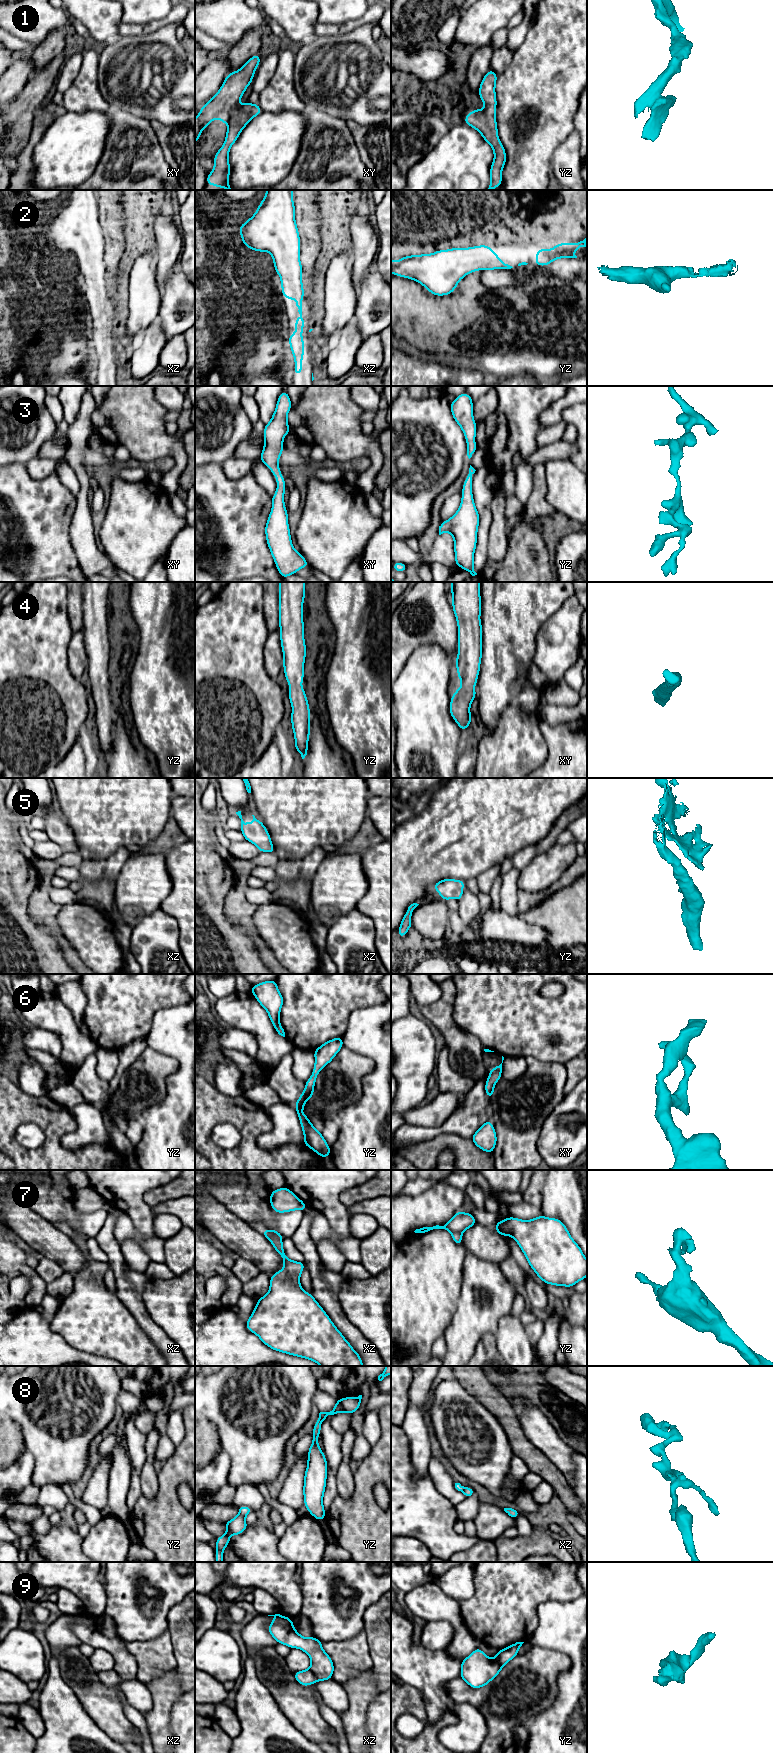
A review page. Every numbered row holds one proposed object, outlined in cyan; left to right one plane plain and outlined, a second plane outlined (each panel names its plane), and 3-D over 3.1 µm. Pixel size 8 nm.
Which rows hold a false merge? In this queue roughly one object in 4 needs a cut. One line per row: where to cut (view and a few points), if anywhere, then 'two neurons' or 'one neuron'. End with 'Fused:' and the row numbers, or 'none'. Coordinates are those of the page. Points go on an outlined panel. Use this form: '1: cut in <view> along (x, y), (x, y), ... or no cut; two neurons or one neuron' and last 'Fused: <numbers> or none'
1: no cut; one neuron
2: no cut; one neuron
3: no cut; one neuron
4: no cut; one neuron
5: no cut; one neuron
6: no cut; one neuron
7: cut in yz along (450, 1232), (459, 1232), (461, 1234); two neurons
8: cut in yz along (318, 1419), (320, 1424); two neurons
9: cut in yz along (498, 1653), (501, 1668); two neurons
Fused: 7, 8, 9

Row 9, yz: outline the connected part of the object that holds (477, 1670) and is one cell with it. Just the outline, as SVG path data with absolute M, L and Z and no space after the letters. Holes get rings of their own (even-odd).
M478 1647L461 1661L460 1677L472 1688L486 1686L501 1671L500 1658L488 1658Z

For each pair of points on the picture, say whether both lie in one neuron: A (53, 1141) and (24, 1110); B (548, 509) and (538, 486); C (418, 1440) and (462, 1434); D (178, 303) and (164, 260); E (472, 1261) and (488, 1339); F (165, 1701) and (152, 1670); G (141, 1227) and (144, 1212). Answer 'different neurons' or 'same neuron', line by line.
A: same neuron
B: same neuron
C: different neurons
D: different neurons
E: different neurons
F: different neurons
G: same neuron

